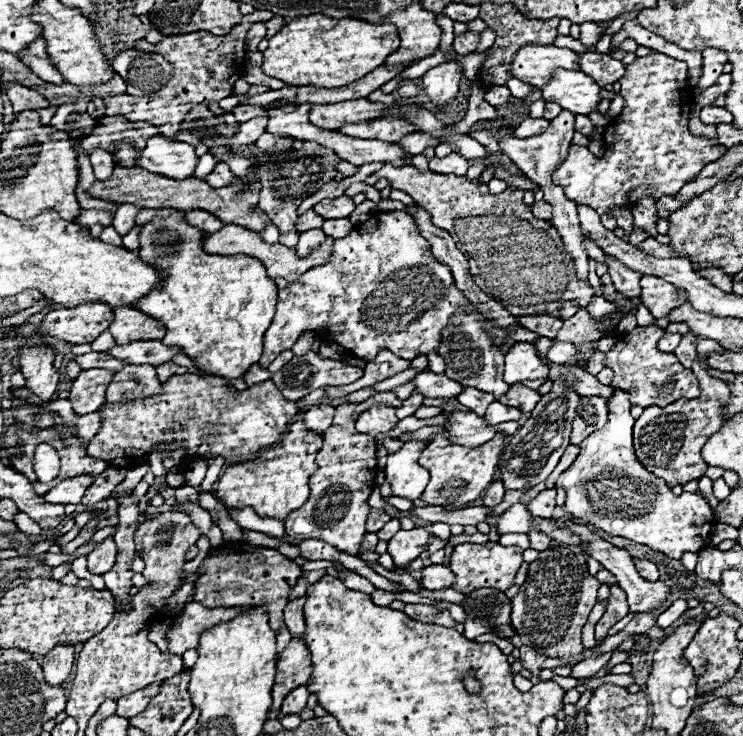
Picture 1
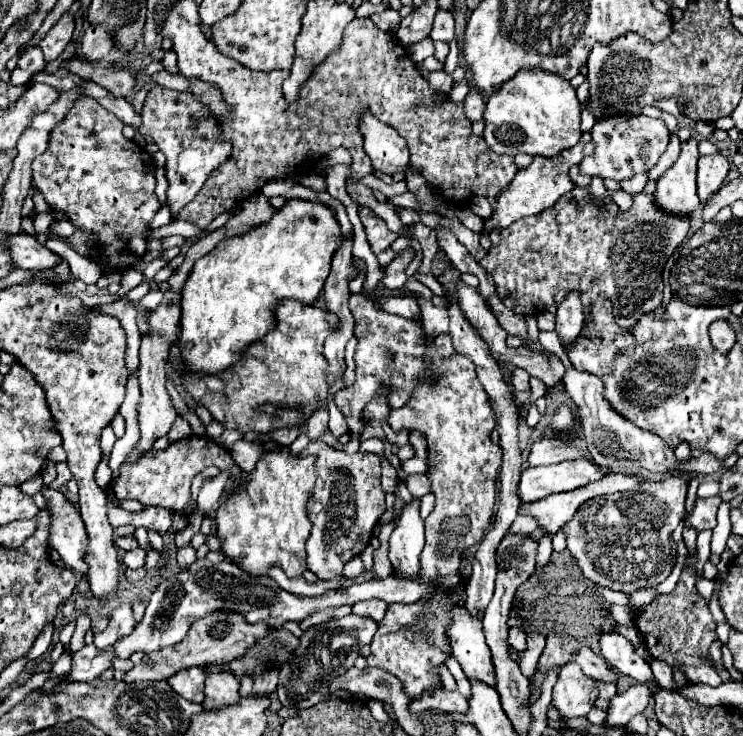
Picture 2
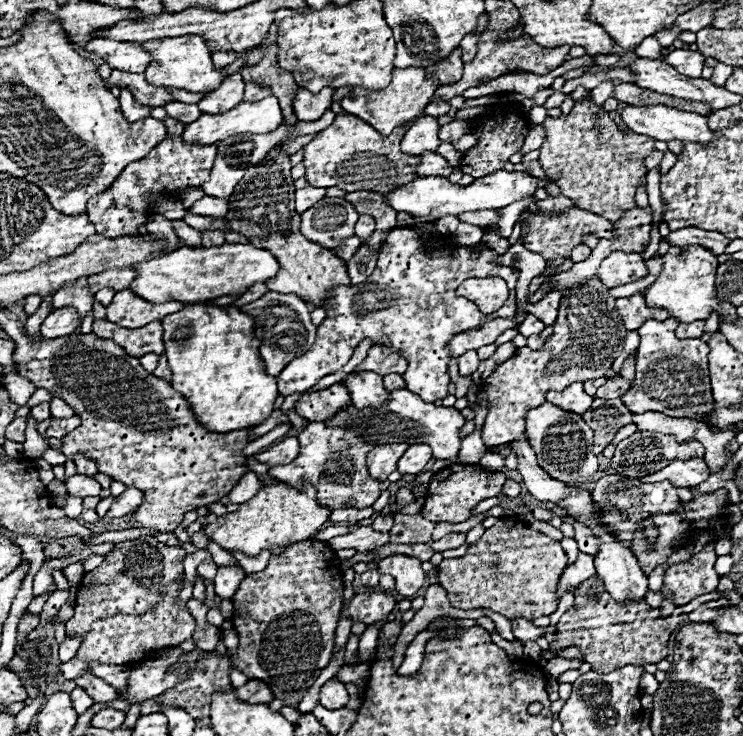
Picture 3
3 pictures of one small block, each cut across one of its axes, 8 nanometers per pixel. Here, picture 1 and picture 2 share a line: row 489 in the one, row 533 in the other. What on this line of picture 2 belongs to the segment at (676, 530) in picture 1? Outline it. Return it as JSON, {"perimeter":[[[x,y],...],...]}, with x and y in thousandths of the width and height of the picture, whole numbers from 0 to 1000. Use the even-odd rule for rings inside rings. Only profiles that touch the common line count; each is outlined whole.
{"perimeter":[[[899,647],[883,655],[869,658],[853,668],[821,671],[821,674],[802,674],[778,690],[773,704],[762,709],[754,720],[762,726],[764,747],[775,758],[778,772],[783,780],[797,788],[799,793],[810,793],[824,802],[834,804],[853,804],[859,799],[869,799],[875,793],[894,791],[904,777],[904,755],[902,755],[902,726],[913,715],[915,704],[921,701],[921,682],[923,682],[926,652]]]}

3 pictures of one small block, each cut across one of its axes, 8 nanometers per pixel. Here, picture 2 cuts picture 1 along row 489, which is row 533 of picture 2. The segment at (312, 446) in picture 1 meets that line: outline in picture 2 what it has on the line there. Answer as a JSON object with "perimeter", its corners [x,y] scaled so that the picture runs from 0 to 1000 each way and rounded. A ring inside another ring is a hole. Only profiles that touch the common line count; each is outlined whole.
{"perimeter":[[[385,609],[371,617],[355,617],[345,636],[336,644],[336,652],[326,666],[315,674],[310,674],[291,696],[291,728],[299,734],[296,750],[315,766],[320,766],[326,774],[353,783],[363,780],[363,772],[380,769],[380,774],[401,785],[412,774],[412,734],[417,728],[417,704],[412,696],[412,685],[417,679],[417,668],[423,663],[423,620],[412,622],[396,622]]]}

